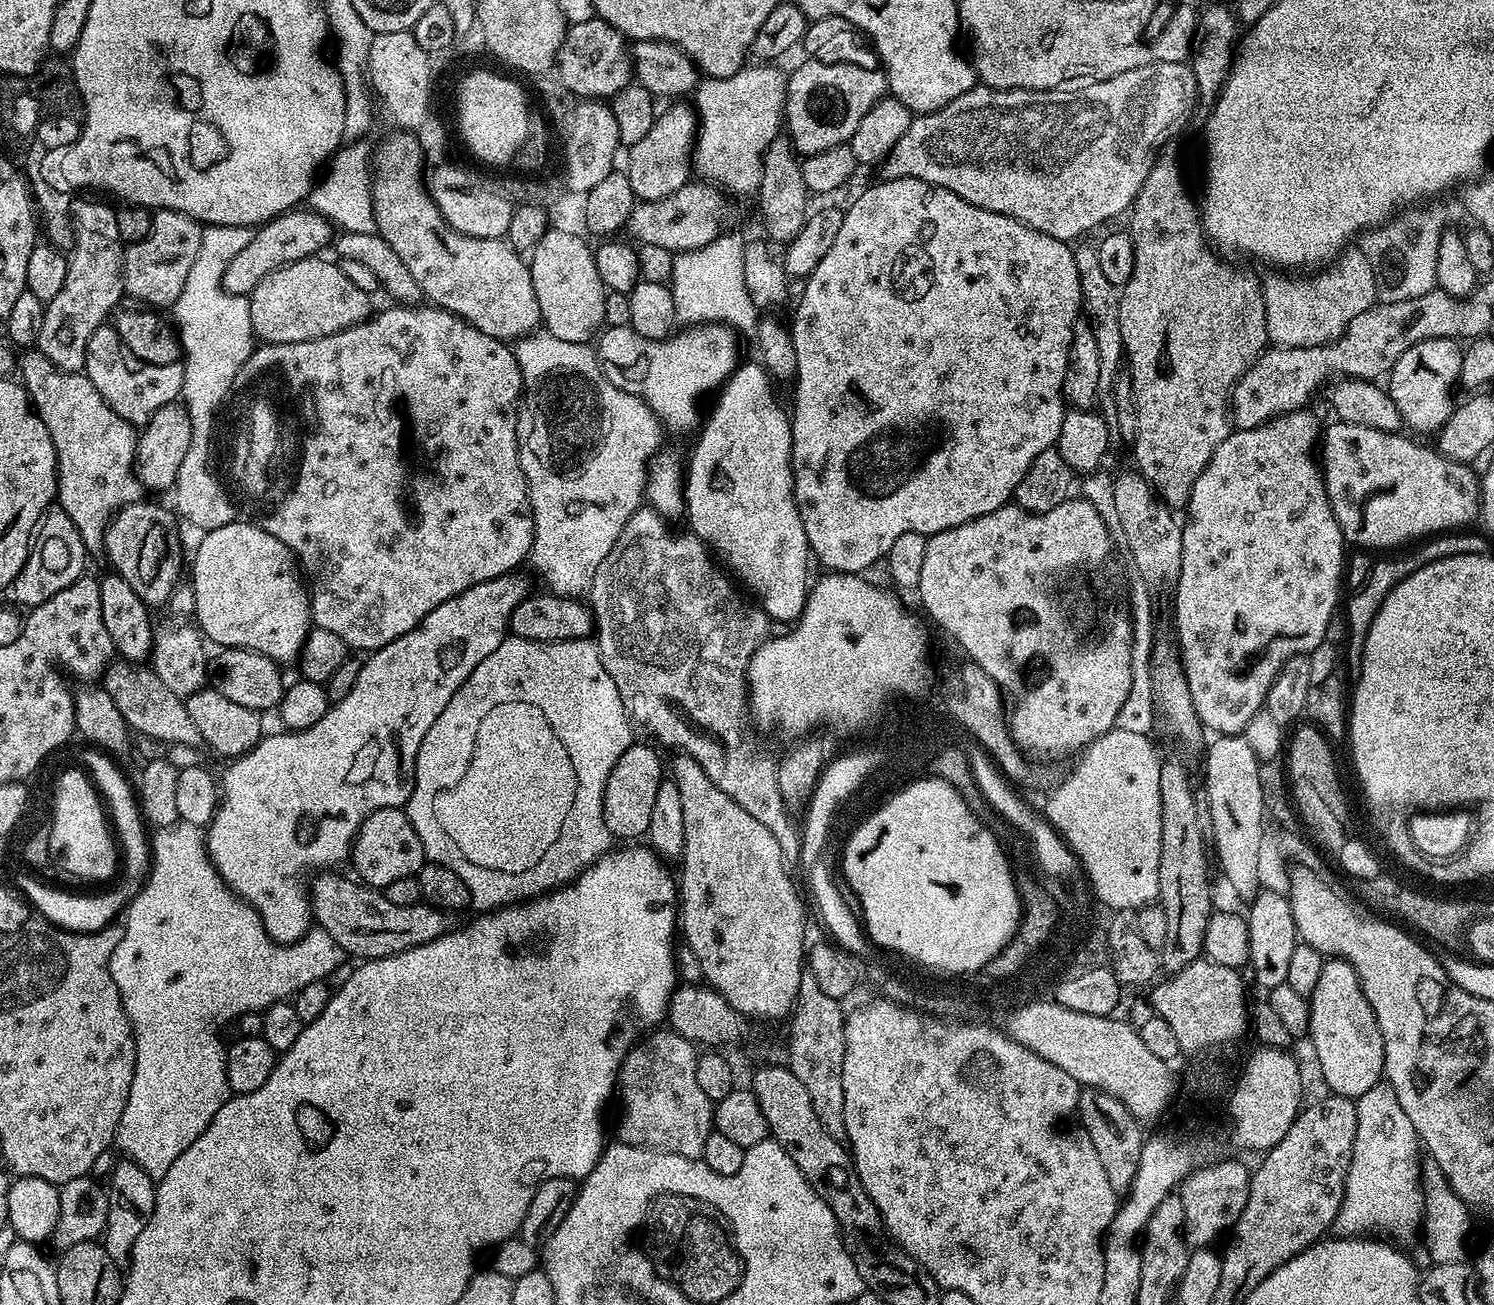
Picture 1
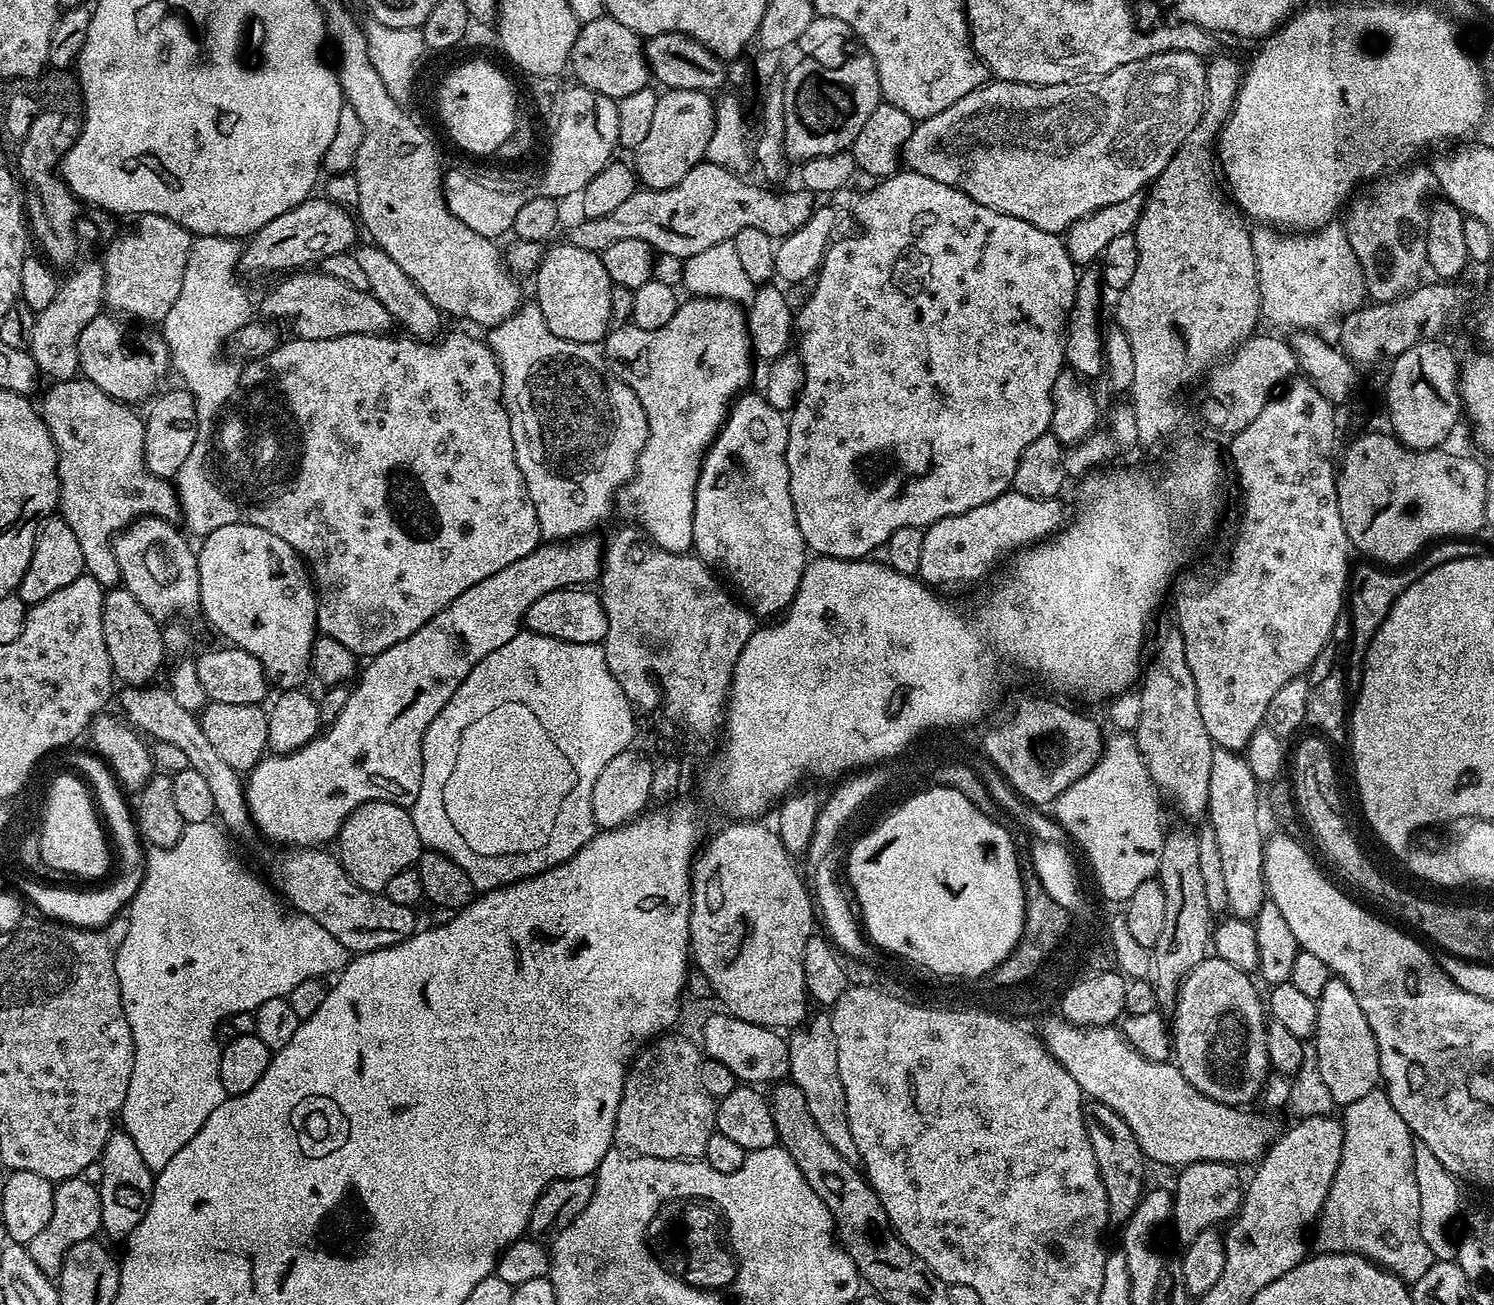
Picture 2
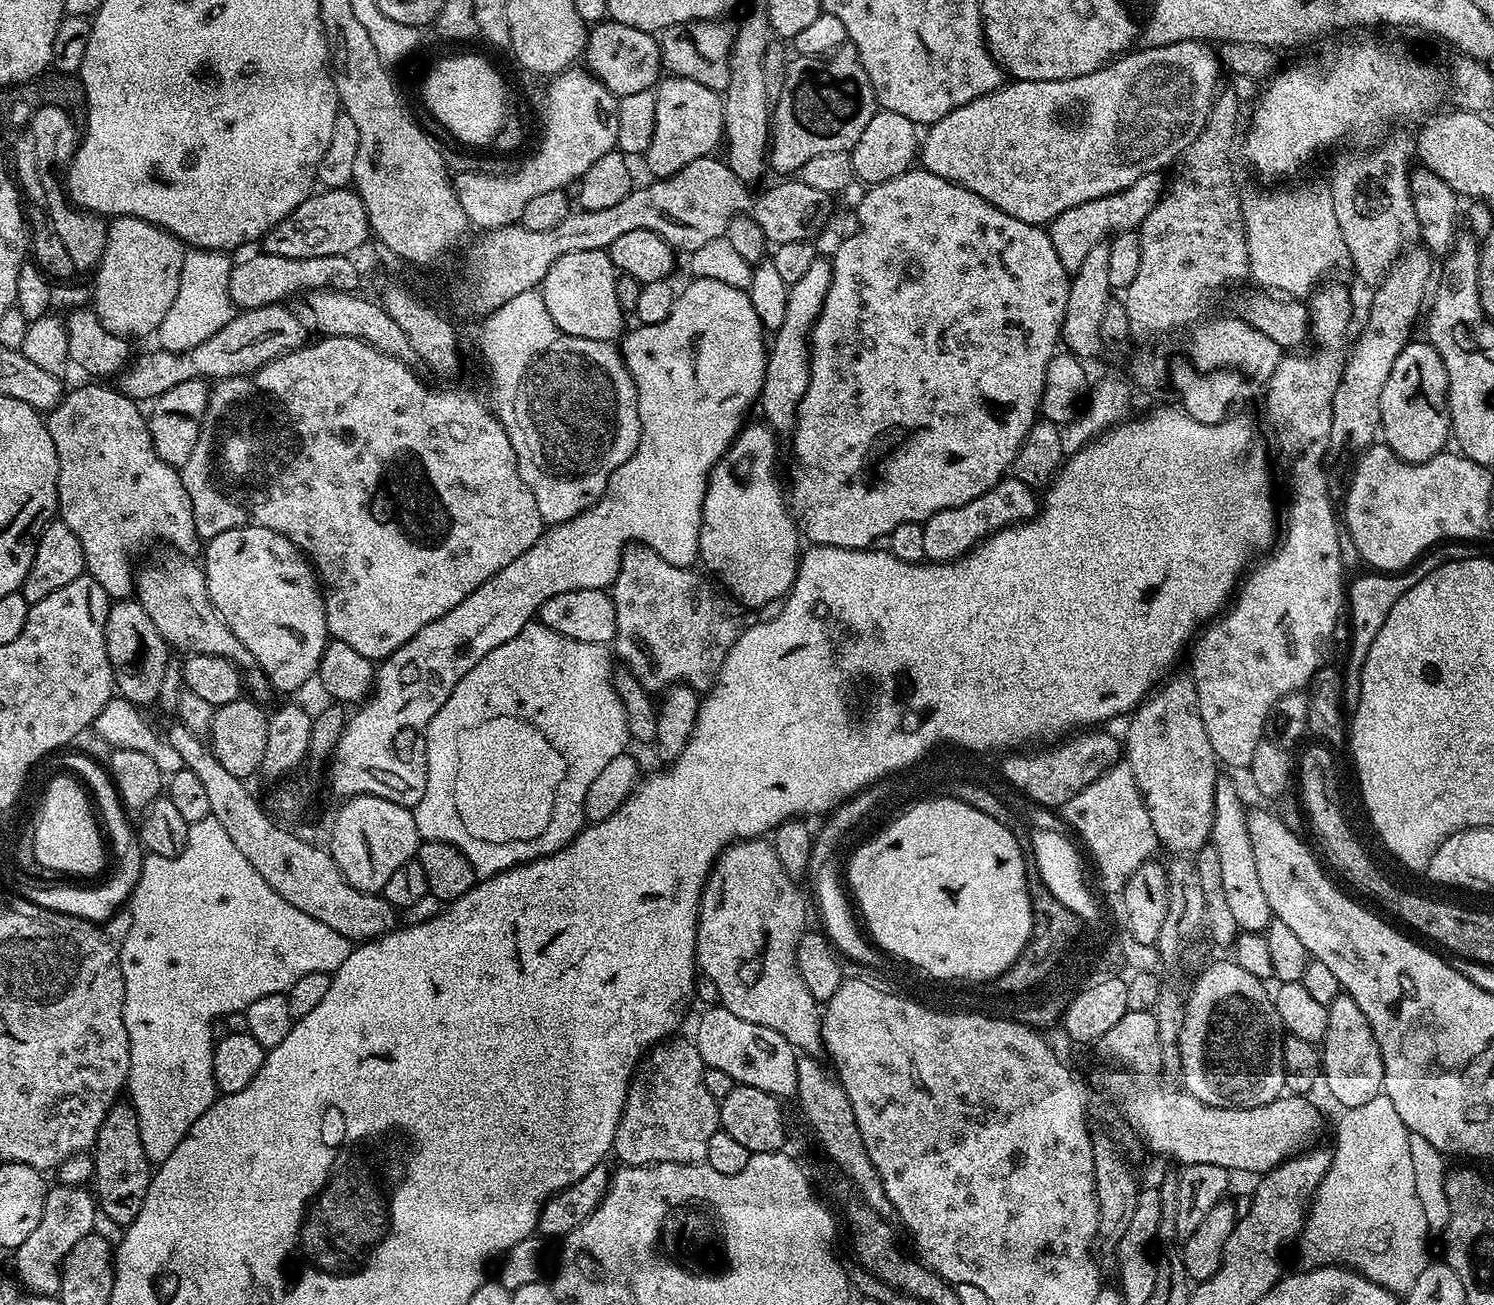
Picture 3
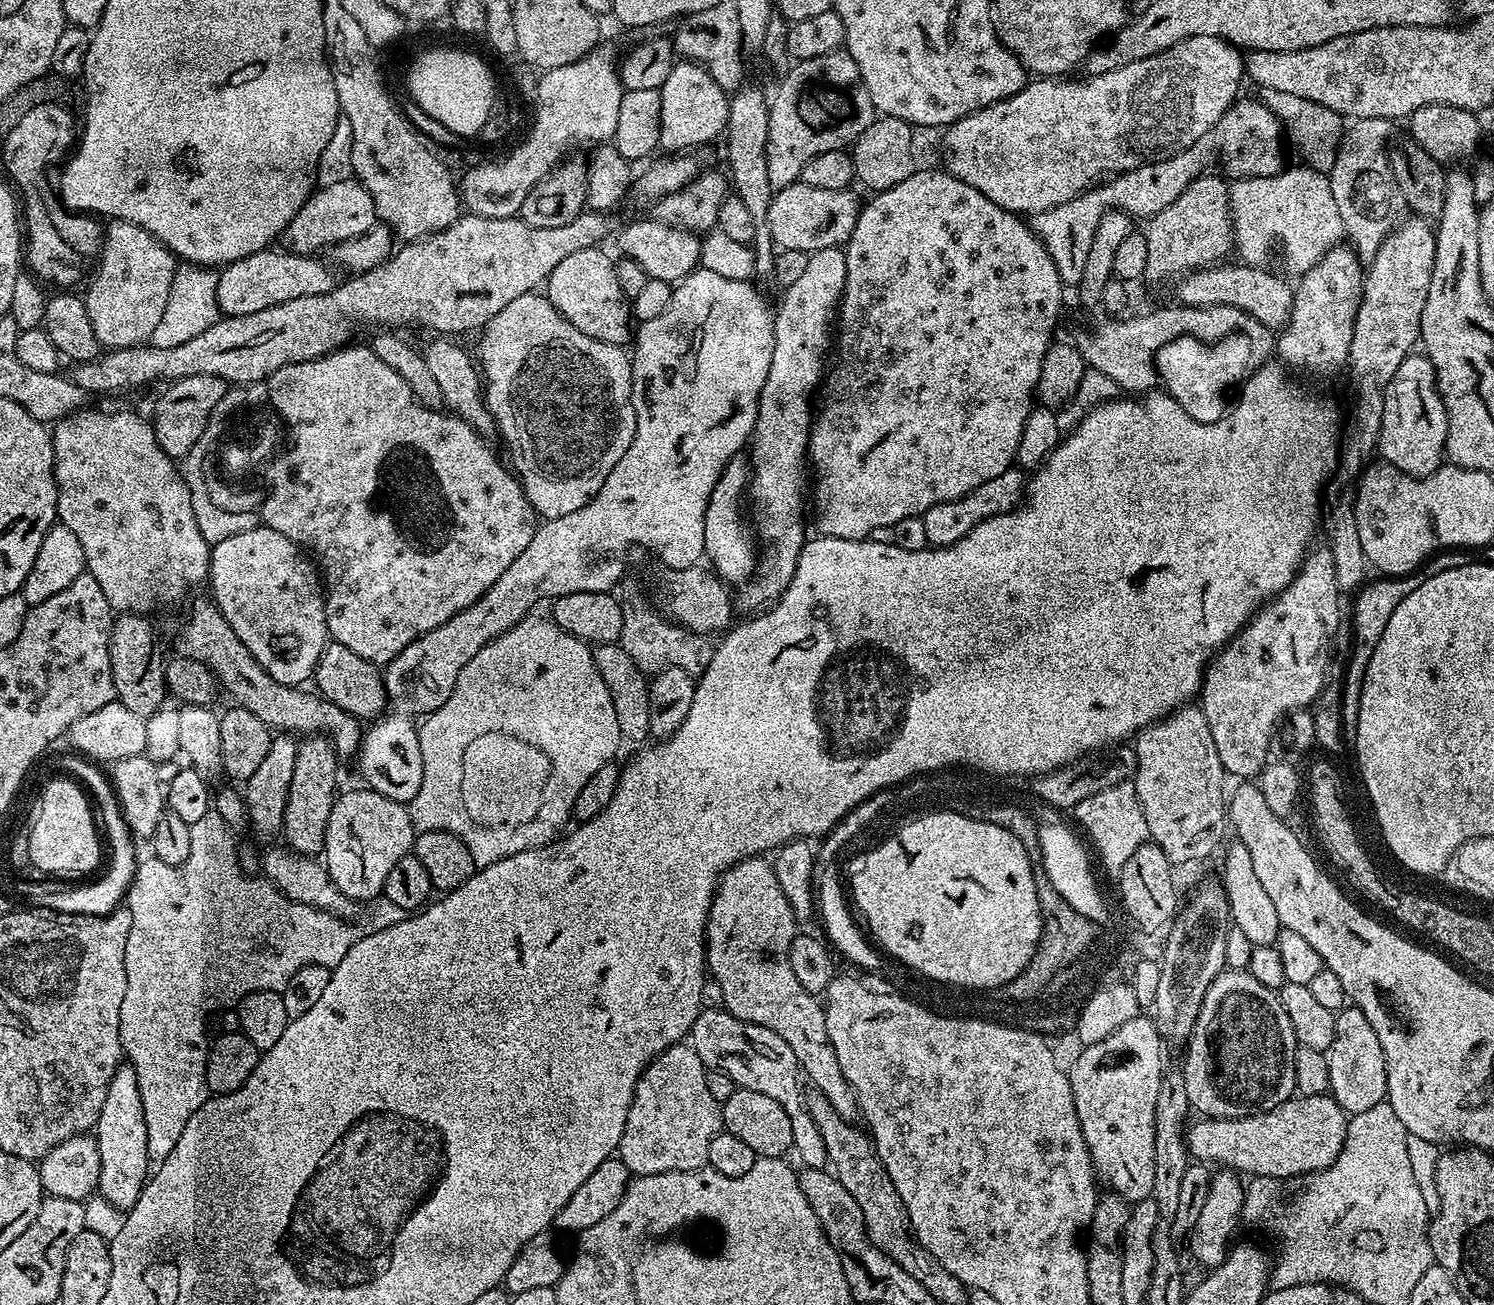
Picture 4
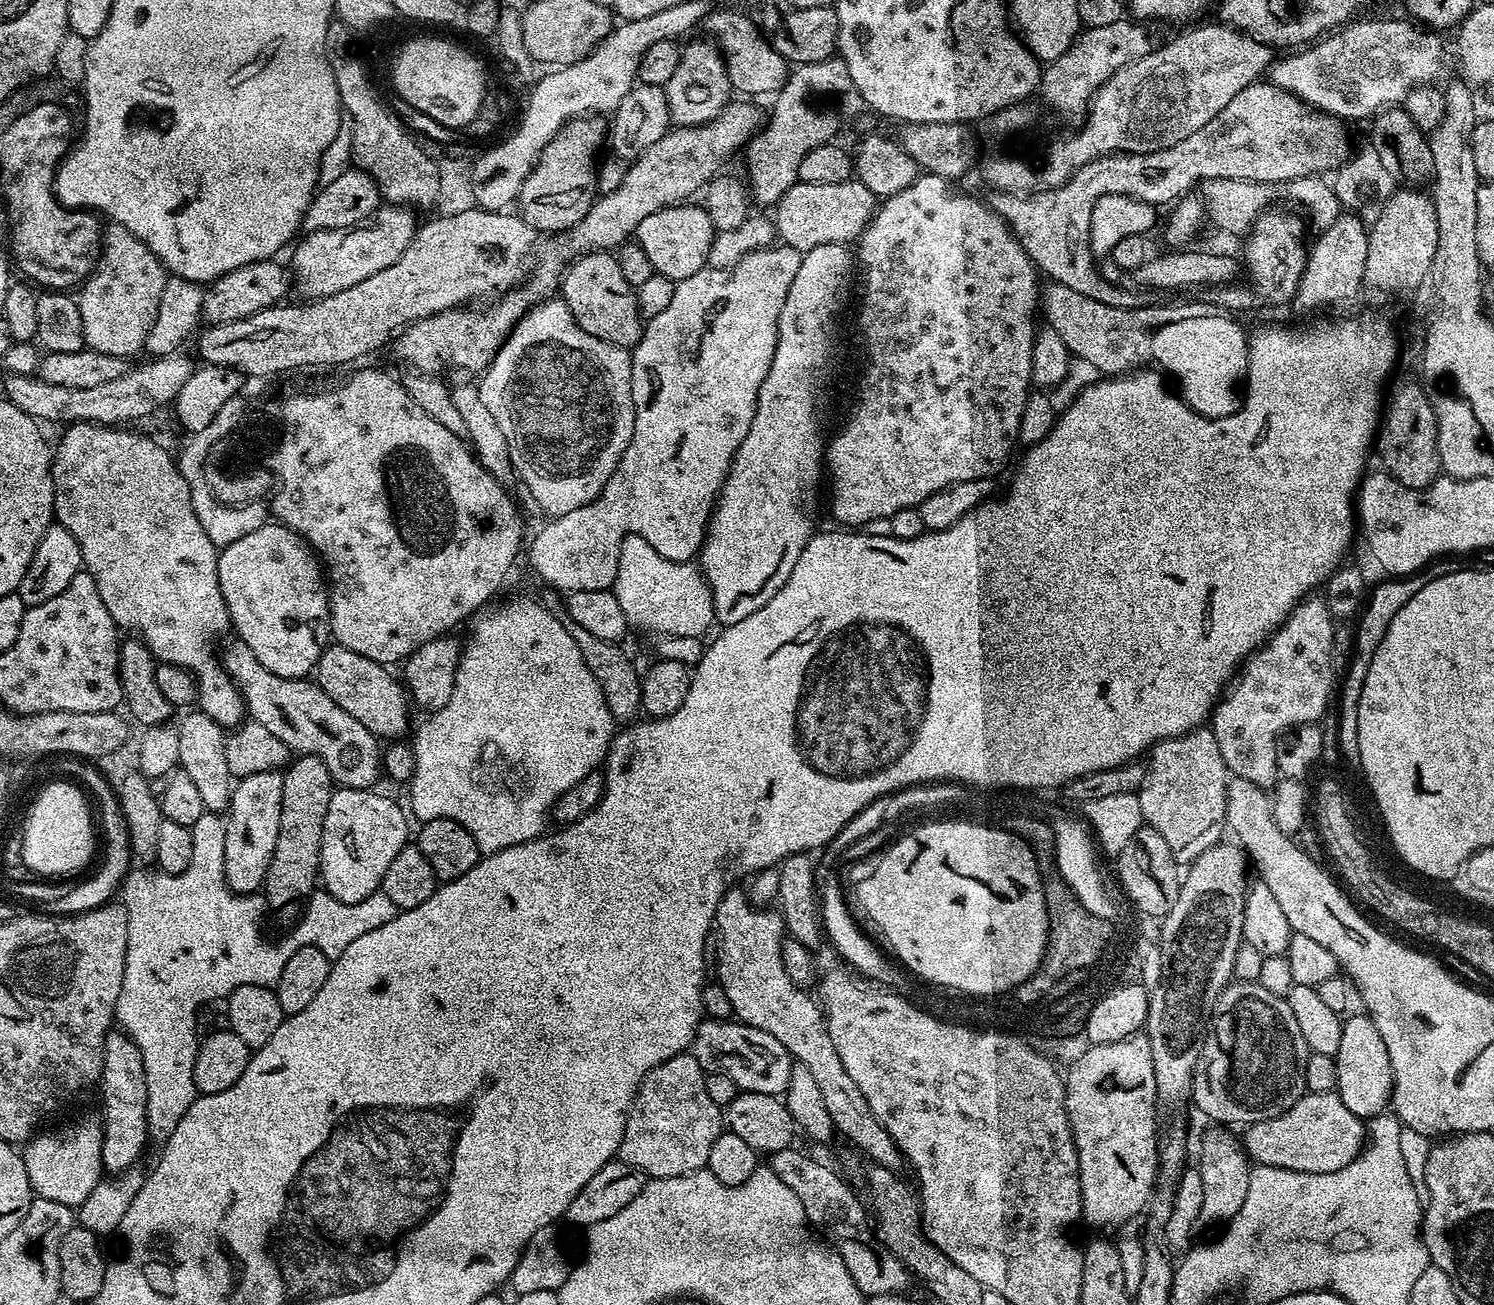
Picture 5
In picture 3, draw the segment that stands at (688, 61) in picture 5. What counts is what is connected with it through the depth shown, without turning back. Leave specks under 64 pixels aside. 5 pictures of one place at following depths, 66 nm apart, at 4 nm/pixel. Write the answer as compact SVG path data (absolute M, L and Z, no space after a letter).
M665 75L655 89L656 106L654 109L654 138L646 153L648 168L656 178L667 178L680 172L694 158L713 155L725 139L724 101L721 93L710 90L694 78Z

